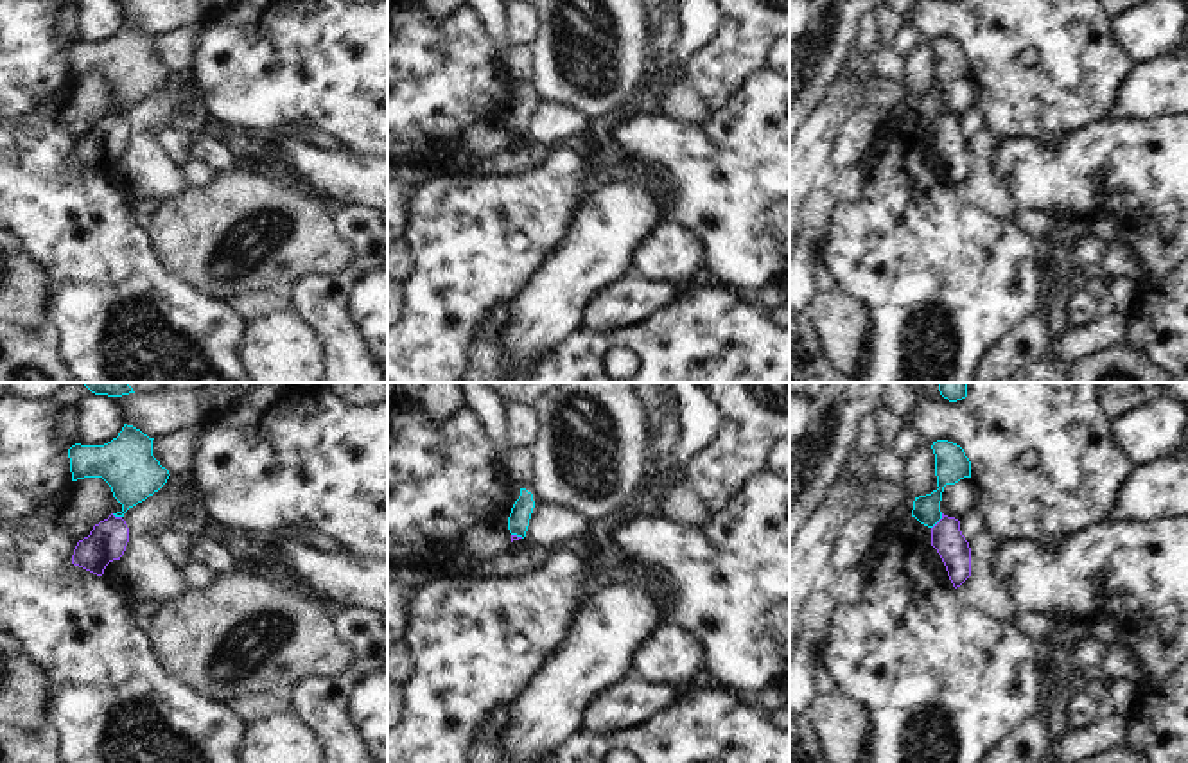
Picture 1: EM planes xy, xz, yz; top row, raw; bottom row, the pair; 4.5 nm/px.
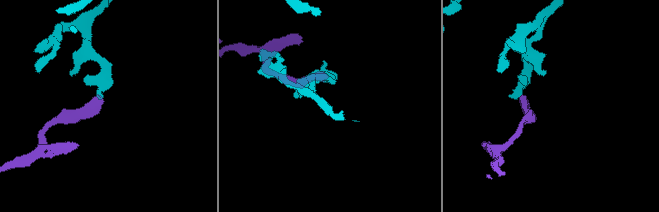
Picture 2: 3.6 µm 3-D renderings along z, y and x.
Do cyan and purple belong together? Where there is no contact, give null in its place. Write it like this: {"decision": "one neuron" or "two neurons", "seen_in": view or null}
{"decision": "two neurons", "seen_in": "yz"}

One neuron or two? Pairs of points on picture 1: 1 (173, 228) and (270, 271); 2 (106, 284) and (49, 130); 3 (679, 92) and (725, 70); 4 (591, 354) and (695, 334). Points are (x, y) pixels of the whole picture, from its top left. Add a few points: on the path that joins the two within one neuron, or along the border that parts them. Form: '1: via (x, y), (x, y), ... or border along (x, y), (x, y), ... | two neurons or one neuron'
1: via (198, 254), (225, 282), (244, 279) | one neuron
2: via (81, 246), (49, 200), (49, 167) | one neuron
3: border along (679, 76), (713, 110) | two neurons
4: via (616, 338), (670, 338) | one neuron

